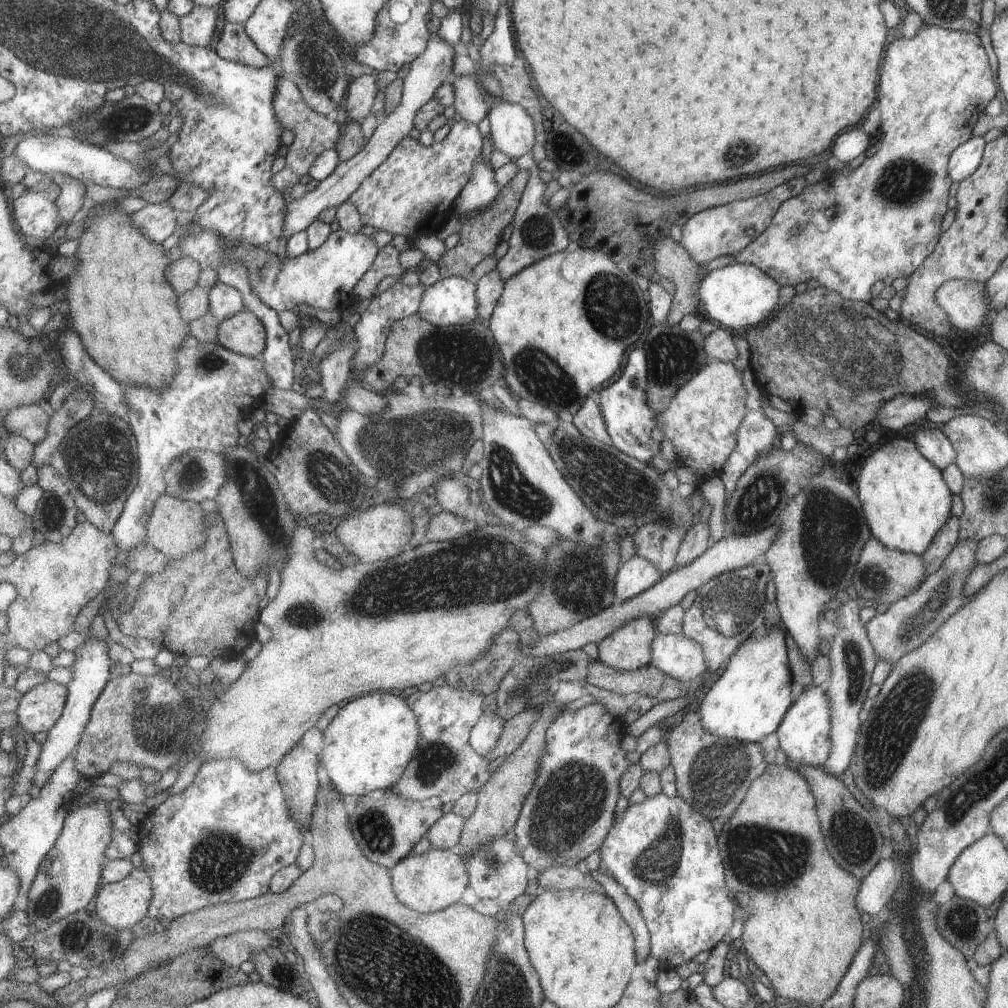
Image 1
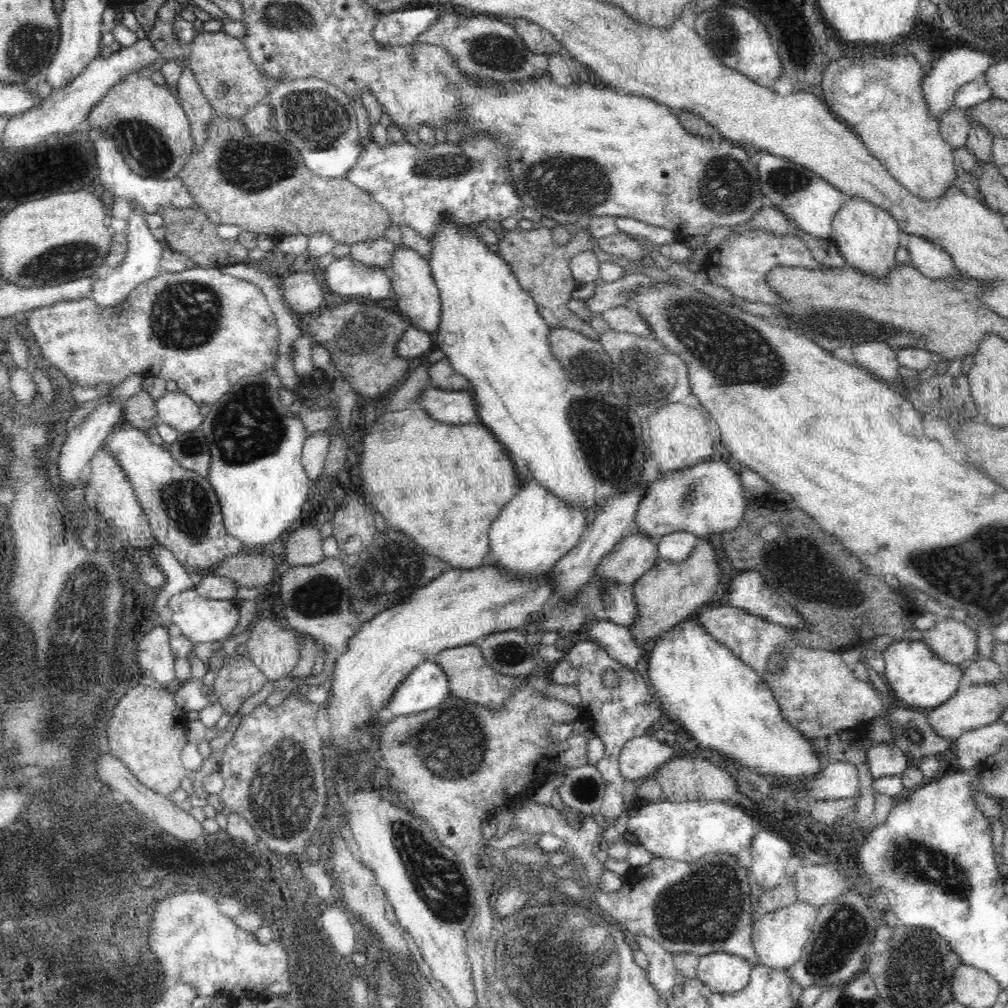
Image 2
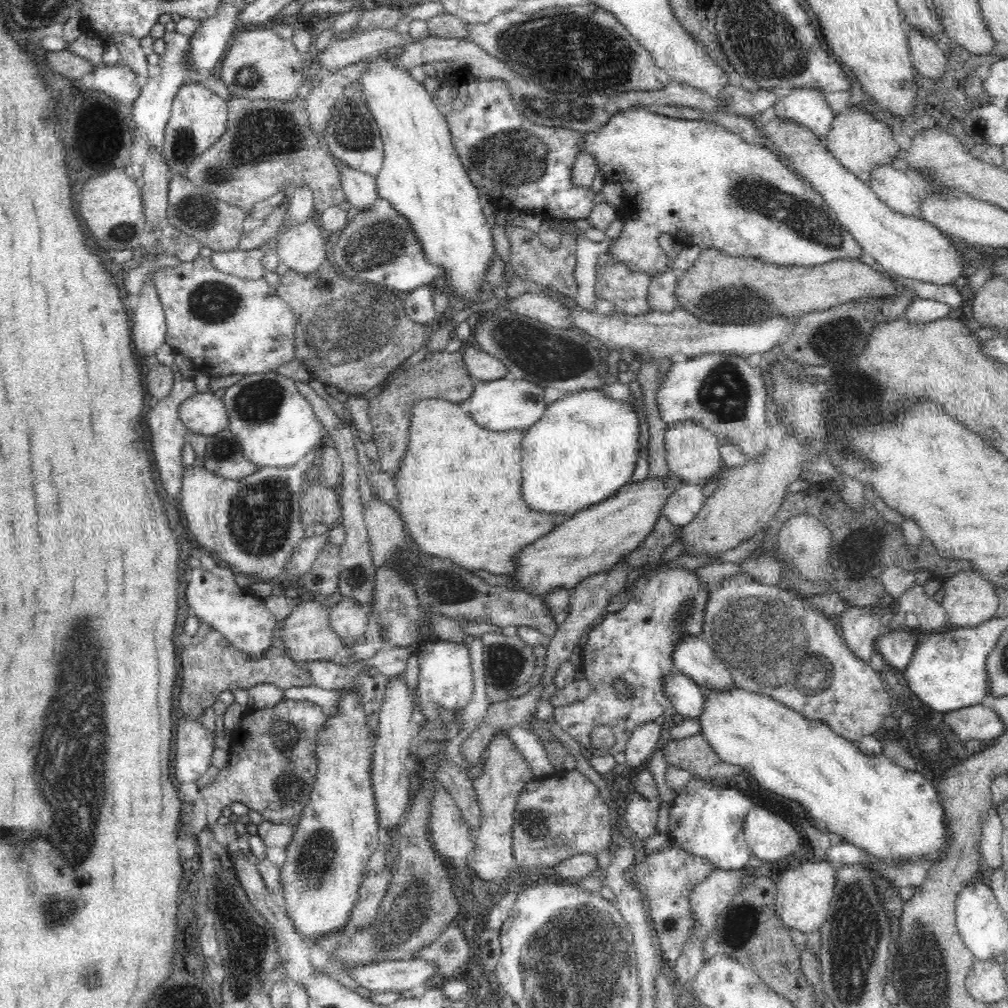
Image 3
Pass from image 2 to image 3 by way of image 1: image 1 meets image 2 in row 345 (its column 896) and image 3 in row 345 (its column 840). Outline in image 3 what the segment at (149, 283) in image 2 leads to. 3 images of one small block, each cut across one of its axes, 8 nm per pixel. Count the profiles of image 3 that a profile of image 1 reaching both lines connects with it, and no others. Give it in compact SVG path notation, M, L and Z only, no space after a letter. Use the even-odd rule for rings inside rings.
M208 258L182 262L174 268L160 268L154 284L158 284L158 298L166 310L166 344L176 352L188 356L196 372L206 374L210 380L232 374L266 374L296 360L294 356L294 310L278 296L264 278L244 280L234 274L216 270Z

